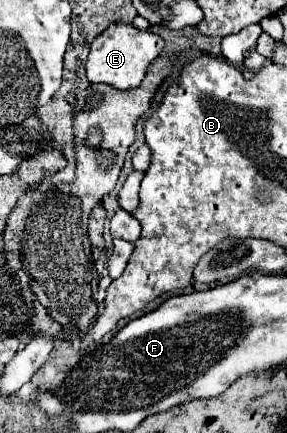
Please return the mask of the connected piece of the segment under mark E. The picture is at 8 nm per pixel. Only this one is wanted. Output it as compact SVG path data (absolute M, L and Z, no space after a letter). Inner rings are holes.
M115 22L103 34L99 34L93 40L89 58L85 62L87 78L93 84L99 84L99 82L109 84L115 90L135 88L137 84L141 84L141 80L147 72L147 66L163 52L163 48L165 48L165 40L159 34L143 32L143 30L137 30L131 24Z

